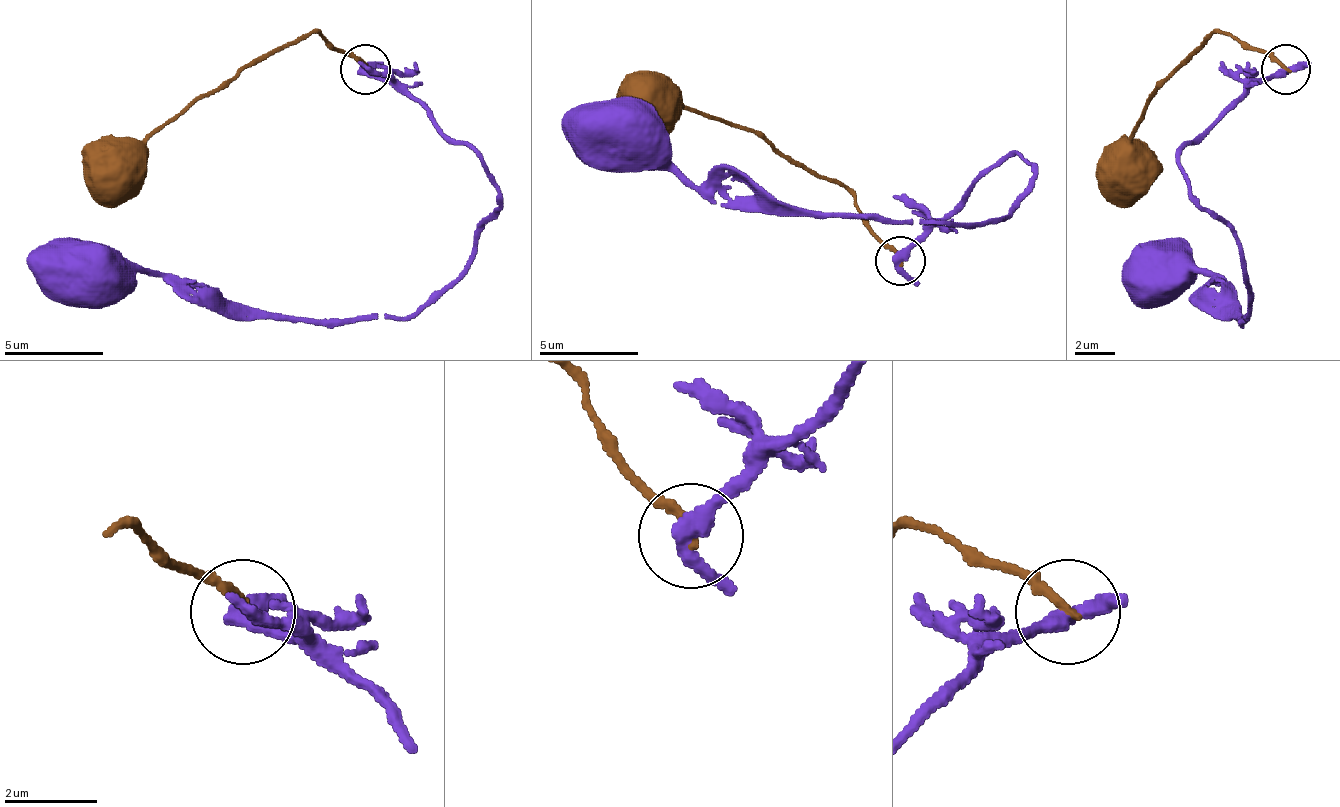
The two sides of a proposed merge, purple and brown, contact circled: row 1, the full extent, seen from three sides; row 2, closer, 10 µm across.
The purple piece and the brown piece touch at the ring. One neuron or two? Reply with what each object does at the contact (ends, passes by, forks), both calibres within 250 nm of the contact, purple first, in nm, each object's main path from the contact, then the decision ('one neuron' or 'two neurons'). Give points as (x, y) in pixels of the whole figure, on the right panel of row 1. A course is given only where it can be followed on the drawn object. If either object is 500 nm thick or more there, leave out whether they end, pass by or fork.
purple passes by | brown ends | 360/190 nm | purple via (1284, 68), (1259, 78), (1180, 162), (1240, 262), (1250, 287), (1245, 317), (1200, 272), (1150, 272) | brown via (1284, 68), (1215, 33), (1150, 98), (1120, 167) | two neurons

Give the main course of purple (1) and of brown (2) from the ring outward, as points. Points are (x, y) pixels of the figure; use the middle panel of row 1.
1: (898, 259), (988, 170), (1018, 155), (1033, 165), (1008, 215), (978, 225), (744, 210), (630, 125)
2: (898, 259), (844, 190), (789, 165), (759, 135), (655, 95)

